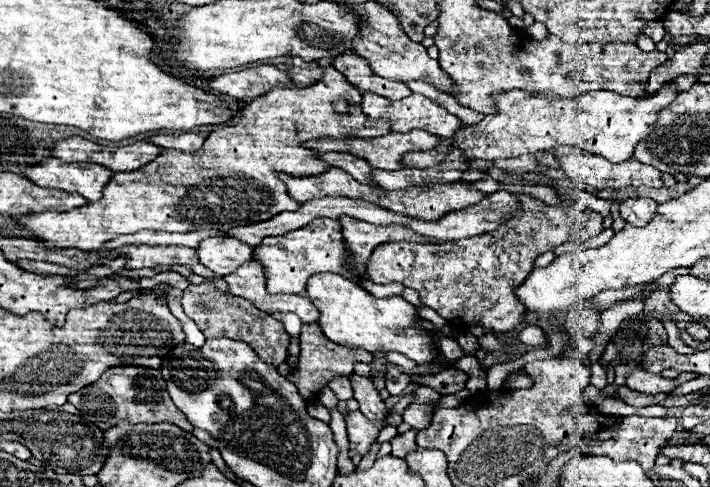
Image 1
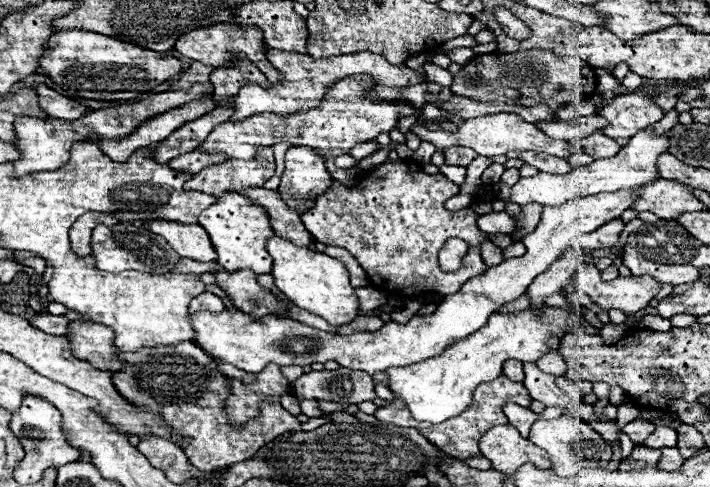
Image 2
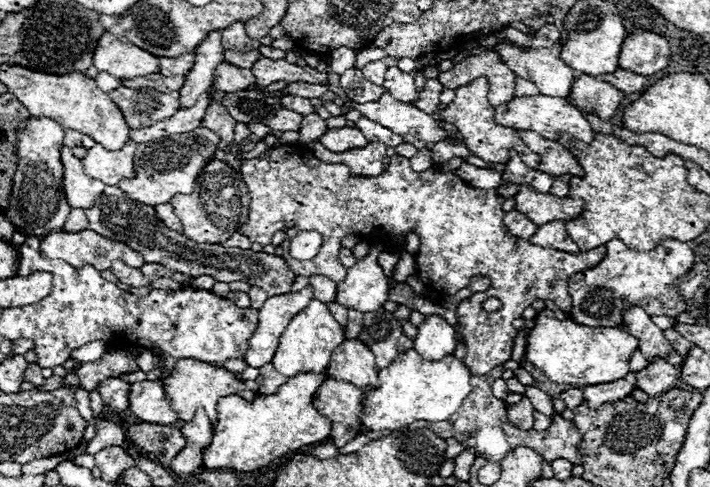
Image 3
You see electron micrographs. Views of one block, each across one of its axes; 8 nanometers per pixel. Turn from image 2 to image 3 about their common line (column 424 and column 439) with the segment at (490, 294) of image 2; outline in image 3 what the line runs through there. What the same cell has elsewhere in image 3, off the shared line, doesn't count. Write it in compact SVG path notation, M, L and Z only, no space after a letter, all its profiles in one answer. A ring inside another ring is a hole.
M426 316L418 326L414 350L426 360L440 360L456 348L456 328L442 316Z

